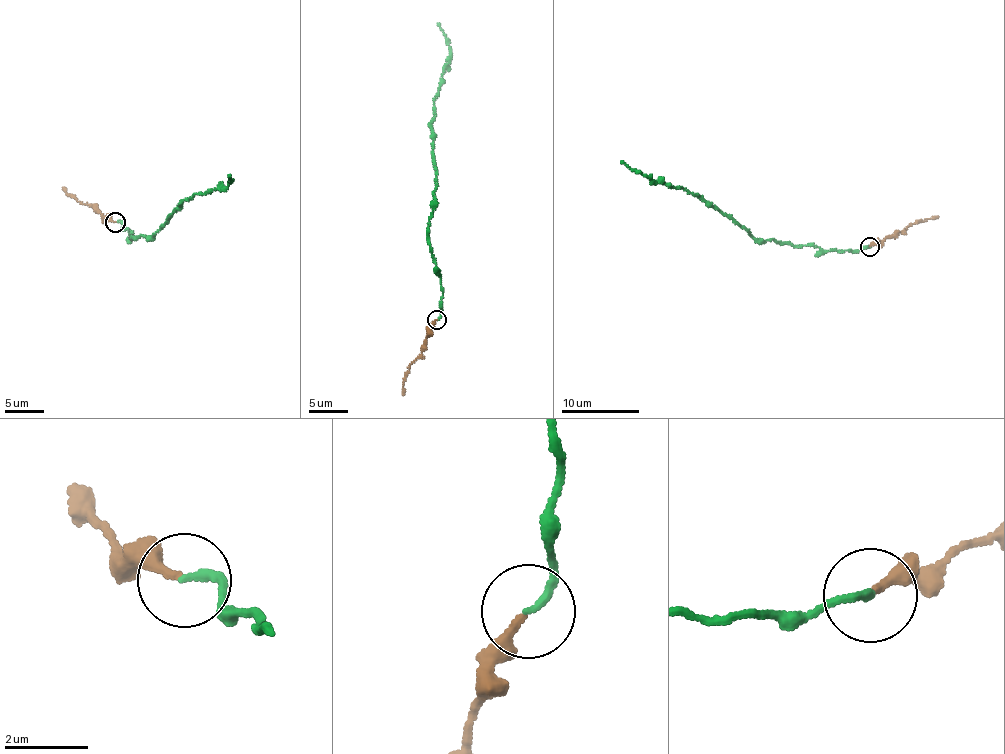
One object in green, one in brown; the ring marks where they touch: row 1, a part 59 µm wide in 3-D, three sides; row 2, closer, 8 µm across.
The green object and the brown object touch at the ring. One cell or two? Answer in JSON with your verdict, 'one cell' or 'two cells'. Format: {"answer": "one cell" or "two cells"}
{"answer": "one cell"}

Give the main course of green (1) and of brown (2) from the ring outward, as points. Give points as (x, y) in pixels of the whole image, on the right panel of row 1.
1: (870, 246), (842, 250), (792, 245), (772, 239), (758, 241), (700, 197), (682, 188), (654, 182), (621, 161)
2: (870, 246), (898, 235), (909, 224), (938, 217)

